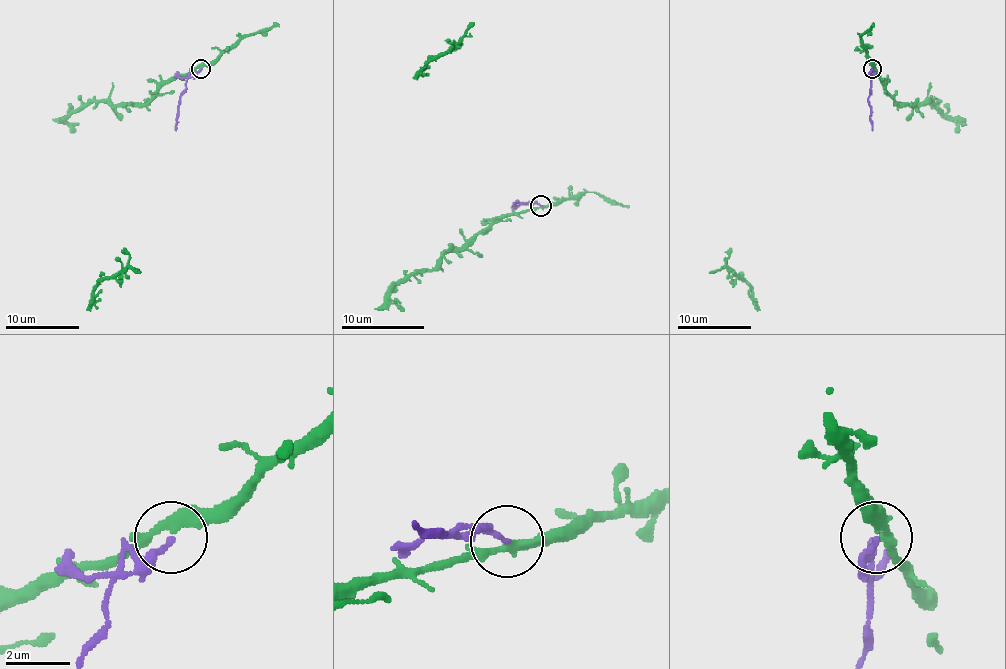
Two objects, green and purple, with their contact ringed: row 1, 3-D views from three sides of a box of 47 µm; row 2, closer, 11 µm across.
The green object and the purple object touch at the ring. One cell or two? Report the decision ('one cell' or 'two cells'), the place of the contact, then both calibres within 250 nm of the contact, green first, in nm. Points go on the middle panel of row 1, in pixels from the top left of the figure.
two cells; place (541, 205); calibres 320 and 180 nm

